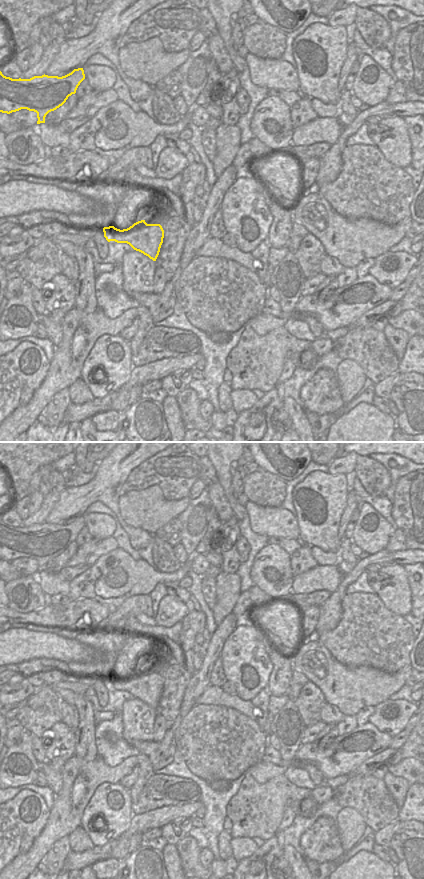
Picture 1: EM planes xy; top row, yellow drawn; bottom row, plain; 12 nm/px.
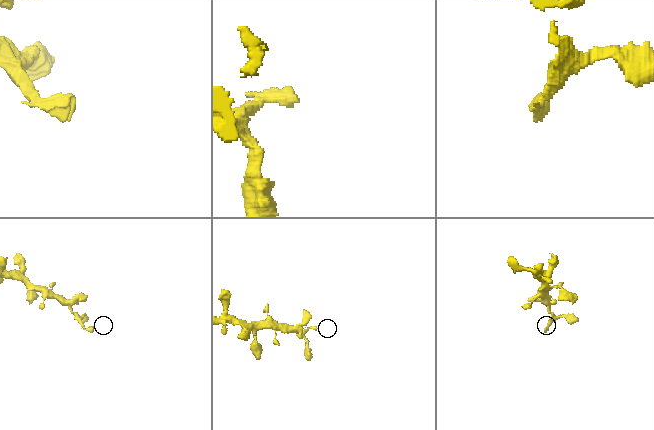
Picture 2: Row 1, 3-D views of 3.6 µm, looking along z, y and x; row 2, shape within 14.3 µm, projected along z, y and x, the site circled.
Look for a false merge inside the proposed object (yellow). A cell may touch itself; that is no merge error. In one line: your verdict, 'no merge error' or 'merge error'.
merge error

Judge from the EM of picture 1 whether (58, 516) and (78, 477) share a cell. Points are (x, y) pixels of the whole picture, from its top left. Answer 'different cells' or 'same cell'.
different cells

